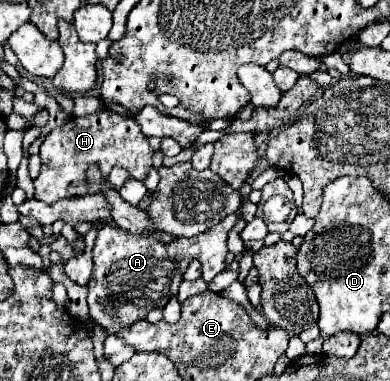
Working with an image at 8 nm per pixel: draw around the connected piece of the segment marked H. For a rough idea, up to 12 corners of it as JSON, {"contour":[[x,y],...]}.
{"contour":[[71,117],[41,143],[35,199],[99,191],[85,169],[139,181],[153,149],[131,117]]}

